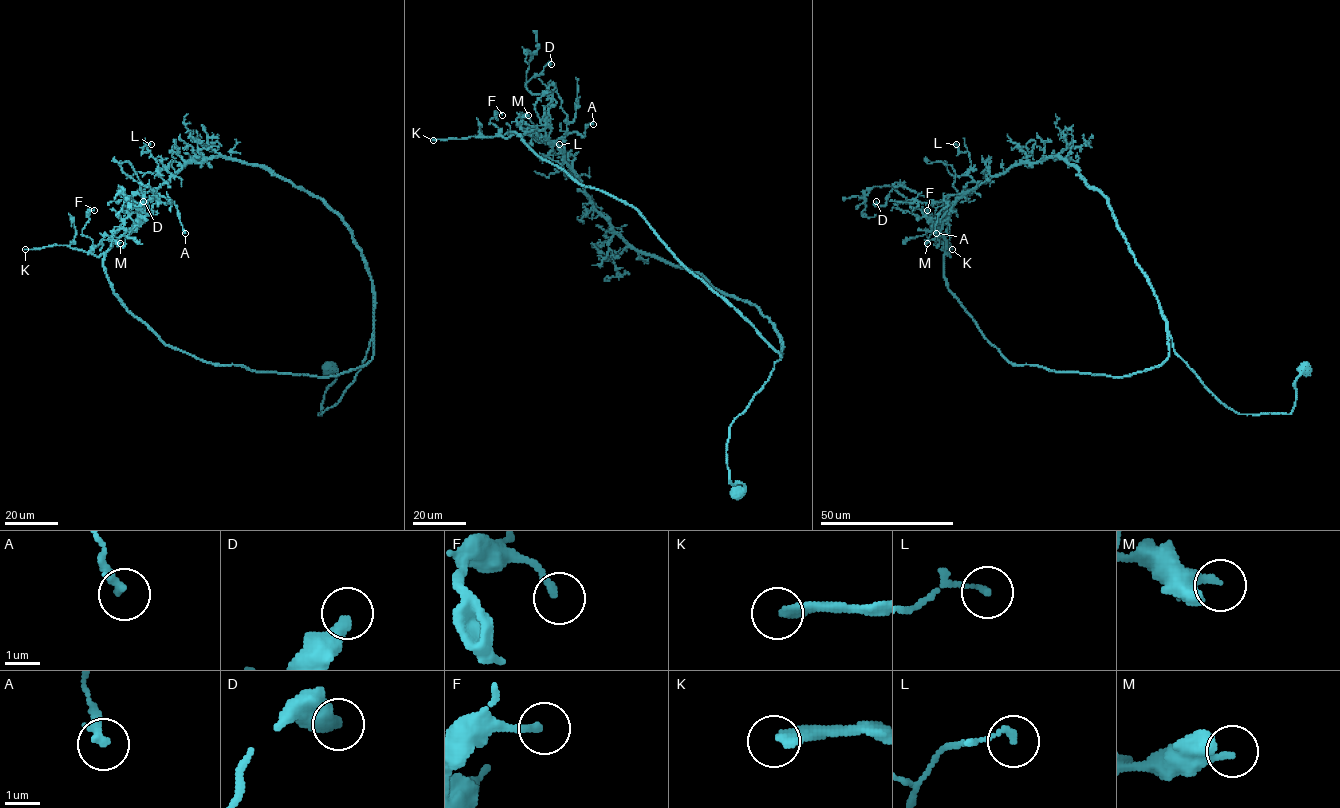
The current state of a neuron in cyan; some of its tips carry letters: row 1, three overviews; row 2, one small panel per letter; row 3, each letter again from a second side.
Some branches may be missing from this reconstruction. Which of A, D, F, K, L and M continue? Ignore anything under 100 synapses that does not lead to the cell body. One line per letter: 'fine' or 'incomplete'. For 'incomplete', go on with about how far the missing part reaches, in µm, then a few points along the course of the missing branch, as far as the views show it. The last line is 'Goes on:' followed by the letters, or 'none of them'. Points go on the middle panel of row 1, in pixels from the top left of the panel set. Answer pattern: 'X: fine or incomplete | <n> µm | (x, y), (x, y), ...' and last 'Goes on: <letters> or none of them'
A: fine
D: fine
F: fine
K: incomplete | 110 µm
L: fine
M: fine
Goes on: K

